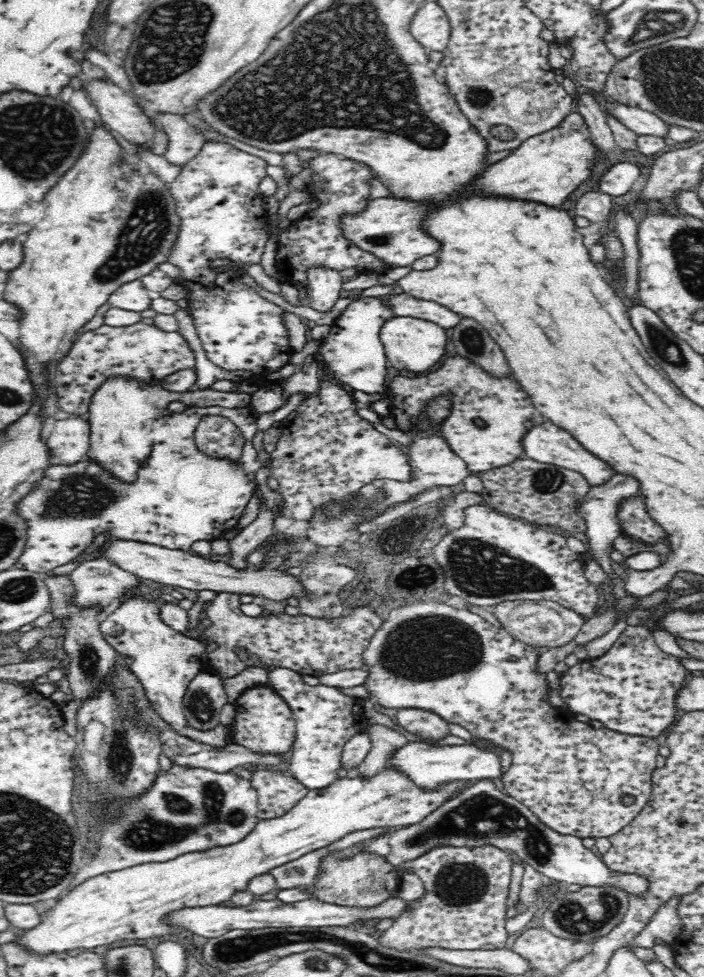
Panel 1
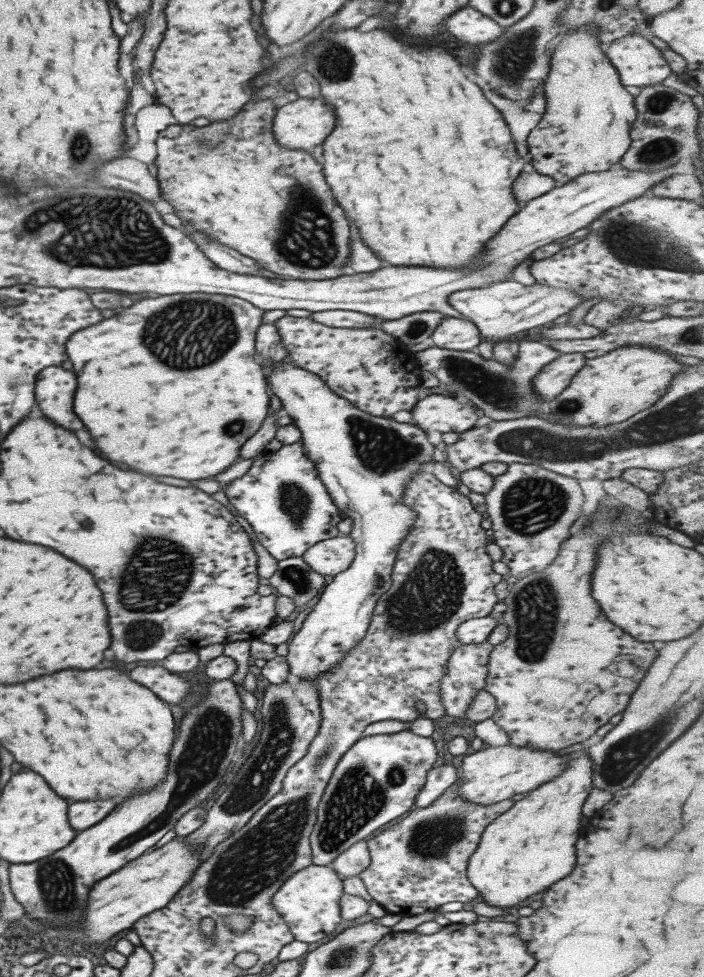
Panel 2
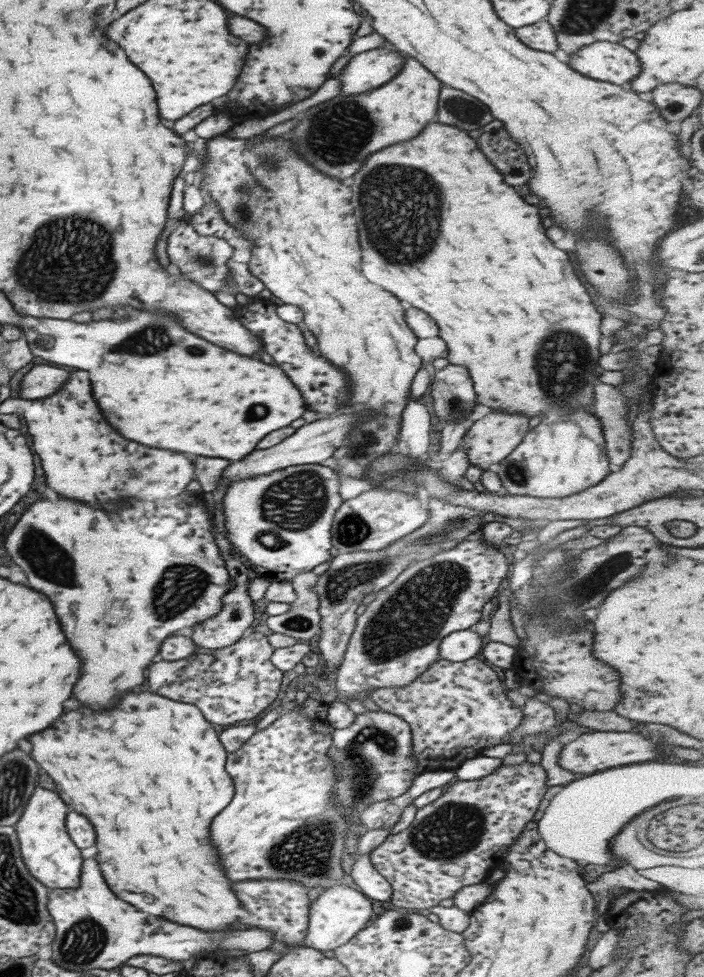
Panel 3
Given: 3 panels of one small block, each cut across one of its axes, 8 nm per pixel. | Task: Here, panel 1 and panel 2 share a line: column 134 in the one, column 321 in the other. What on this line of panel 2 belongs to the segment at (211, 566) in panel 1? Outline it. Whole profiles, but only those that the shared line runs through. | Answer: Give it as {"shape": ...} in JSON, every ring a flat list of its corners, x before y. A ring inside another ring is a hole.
{"shape":[[338,534,316,542,300,557,311,570,330,579,335,574,347,570,354,556,354,542,348,535]]}

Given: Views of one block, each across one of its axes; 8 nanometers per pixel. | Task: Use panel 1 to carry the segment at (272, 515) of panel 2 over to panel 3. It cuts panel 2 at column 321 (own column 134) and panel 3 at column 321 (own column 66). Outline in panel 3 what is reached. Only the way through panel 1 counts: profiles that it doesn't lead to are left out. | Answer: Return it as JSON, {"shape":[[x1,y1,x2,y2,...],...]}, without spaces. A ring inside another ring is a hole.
{"shape":[[319,464,288,466,271,474,230,482,221,499,227,540,251,564,257,578,275,582,289,581,296,574,310,571,317,564,329,562,337,556,337,550,330,543,330,526,335,511,342,503,338,488,336,472],[285,522,293,524,293,528,283,528]]}

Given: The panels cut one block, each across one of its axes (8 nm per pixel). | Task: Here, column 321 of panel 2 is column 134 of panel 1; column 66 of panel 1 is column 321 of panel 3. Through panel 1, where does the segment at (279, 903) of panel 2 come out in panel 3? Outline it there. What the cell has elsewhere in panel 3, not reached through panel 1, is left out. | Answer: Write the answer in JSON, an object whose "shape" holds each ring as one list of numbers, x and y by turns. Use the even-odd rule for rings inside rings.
{"shape":[[329,886,323,889,308,906,306,935,303,937,303,947,318,951,330,950,346,943,359,930,365,928,373,910,366,896,347,886]]}

